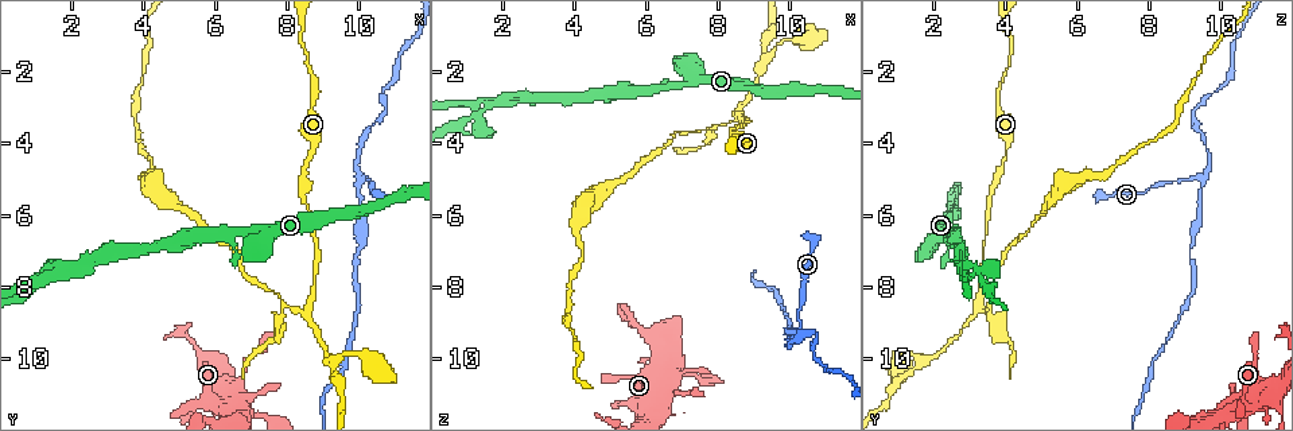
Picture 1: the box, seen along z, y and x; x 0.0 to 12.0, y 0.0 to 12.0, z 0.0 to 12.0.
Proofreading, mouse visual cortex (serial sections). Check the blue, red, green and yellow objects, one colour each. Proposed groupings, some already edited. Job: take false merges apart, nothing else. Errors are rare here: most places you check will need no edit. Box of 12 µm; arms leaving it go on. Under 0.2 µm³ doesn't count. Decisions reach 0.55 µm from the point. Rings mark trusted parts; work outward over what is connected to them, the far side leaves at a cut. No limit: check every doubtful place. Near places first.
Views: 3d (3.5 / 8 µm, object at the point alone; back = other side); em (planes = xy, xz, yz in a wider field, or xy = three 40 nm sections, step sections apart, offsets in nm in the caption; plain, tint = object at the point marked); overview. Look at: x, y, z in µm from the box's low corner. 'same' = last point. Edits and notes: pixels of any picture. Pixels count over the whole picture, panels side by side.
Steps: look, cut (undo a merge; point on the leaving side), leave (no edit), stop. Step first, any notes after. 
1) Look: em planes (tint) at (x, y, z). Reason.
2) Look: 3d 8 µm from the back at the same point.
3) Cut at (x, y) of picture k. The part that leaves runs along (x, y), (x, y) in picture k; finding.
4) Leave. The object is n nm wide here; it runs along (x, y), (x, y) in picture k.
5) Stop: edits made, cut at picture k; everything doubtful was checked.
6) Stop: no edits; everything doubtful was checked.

Look: 3d 3.5 µm at (10.0, 5.0, 9.5). Sharp bend.

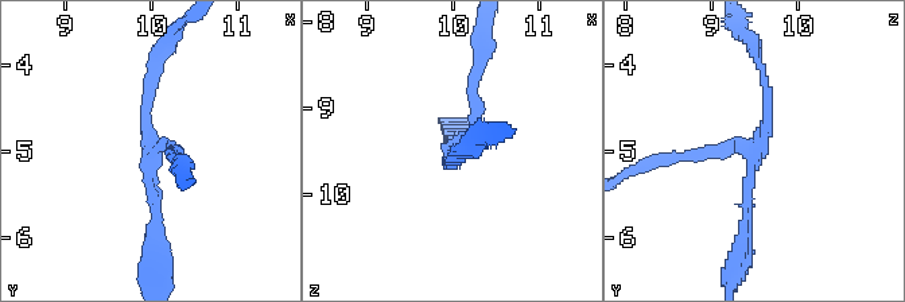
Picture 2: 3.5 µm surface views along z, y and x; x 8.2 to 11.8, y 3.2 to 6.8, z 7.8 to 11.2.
Look: em xy step 2 (tint) at (10.05, 5.00, 9.45). Need the tissue.

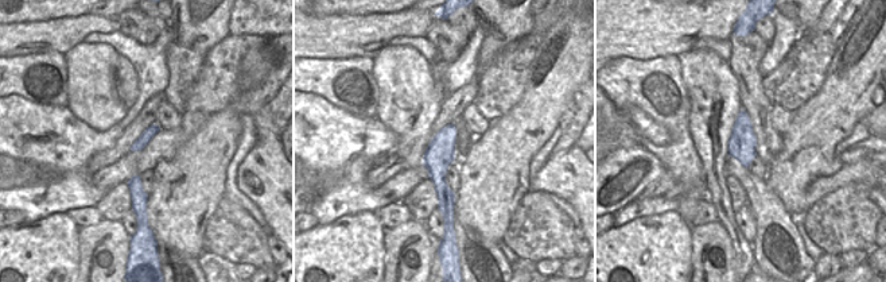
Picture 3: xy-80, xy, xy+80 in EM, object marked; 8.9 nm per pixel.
Leave. It runs along (671, 161), (754, 157), (744, 239) in picture 2; all the same cell.

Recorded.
Look: em xy step 1 (tint) at (10.8, 3.0, 9.2). Abrupt turn.

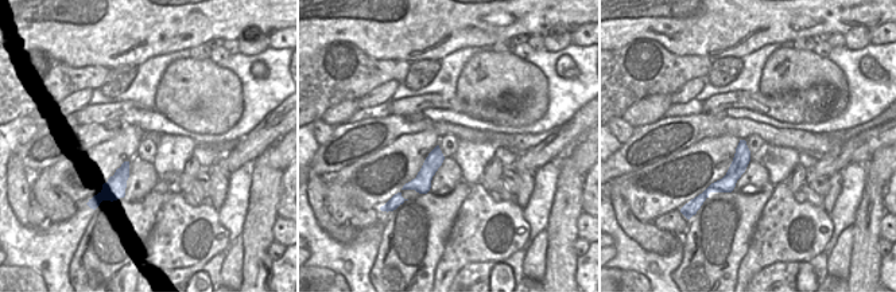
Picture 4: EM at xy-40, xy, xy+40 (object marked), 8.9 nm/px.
Look: 3d 3.5 µm at the same point. Wider look.

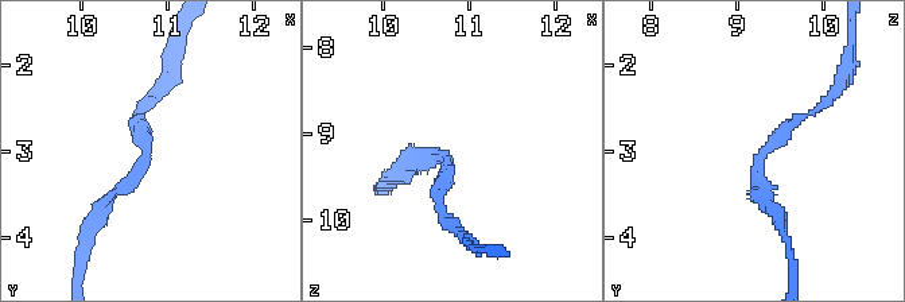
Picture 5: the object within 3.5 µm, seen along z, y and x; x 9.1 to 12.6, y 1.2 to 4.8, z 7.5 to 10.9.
Leave. It runs along (90, 221), (144, 163), (148, 101) in picture 5; all the same cell.

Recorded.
Look: 3d 8 µm at (8.5, 8.6, 3.2). Sharp bend.

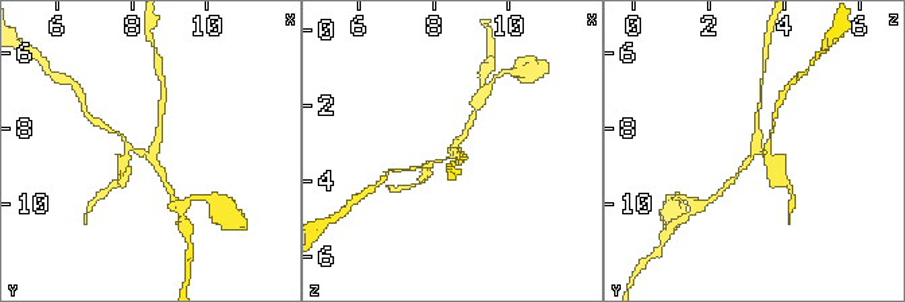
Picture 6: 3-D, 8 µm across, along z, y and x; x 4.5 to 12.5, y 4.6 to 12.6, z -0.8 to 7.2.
Look: 3d 3.5 µm at (8.5, 8.7, 3.3). Zoom in.

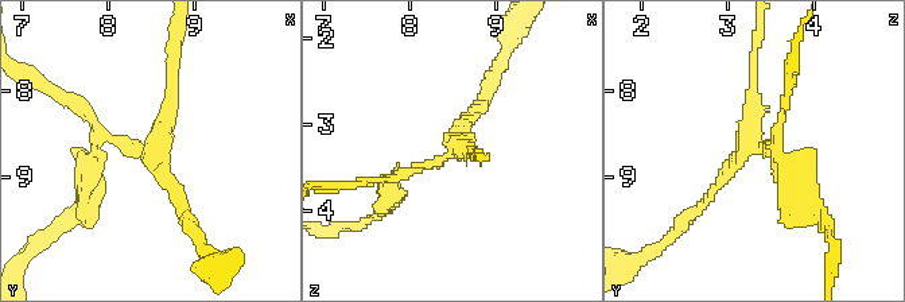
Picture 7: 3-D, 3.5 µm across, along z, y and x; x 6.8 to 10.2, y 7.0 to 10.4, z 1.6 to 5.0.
Look: em xy step 1 (tint) at (8.55, 8.65, 3.25). 3 arms meet here; the arms are 100, 150, 150 nm wide.

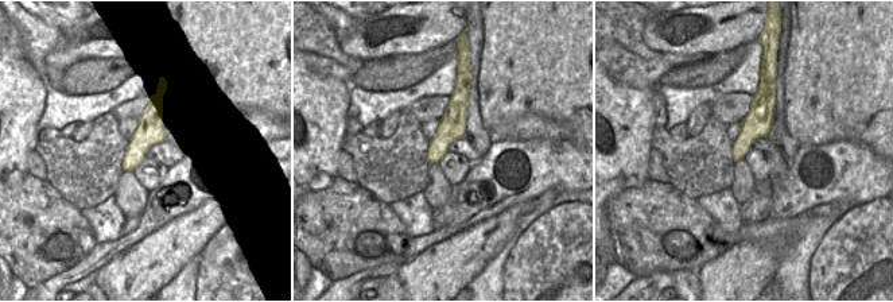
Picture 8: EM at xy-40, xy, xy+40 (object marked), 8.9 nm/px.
Cut at (98, 142) of picture 7. The part that leaves runs along (140, 147), (115, 143), (37, 85) in picture 7; a second cell is stuck on.

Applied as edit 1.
Look: 3d 3.5 µm at (1.7, 7.4, 2.9). Two arms in line, one across.

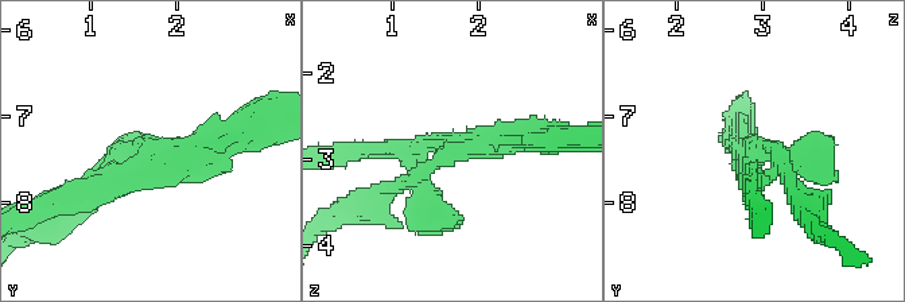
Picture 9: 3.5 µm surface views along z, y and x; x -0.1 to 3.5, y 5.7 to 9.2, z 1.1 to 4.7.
Look: em planes (tint) at (1.70, 7.45, 2.90). 3 arms meet here; the arms are 200, 250, 300 nm wide.

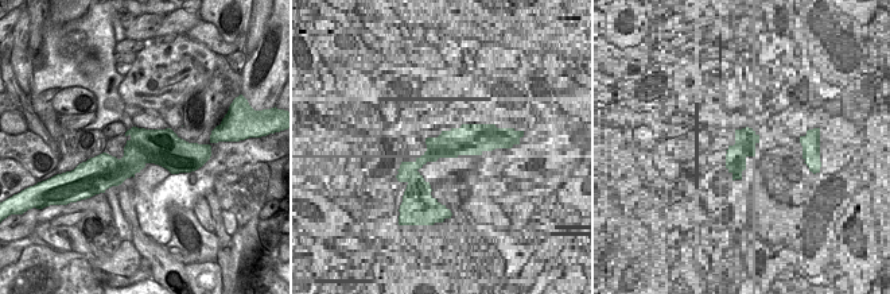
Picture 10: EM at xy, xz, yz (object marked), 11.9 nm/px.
Cut at (389, 223) of picture 9. The part that leaves runs along (431, 165), (337, 216) in picture 9; two cells meet here.

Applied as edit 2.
Stop: edits made, cut at picture 7, cut at picture 9; everything doubtful was checked.

